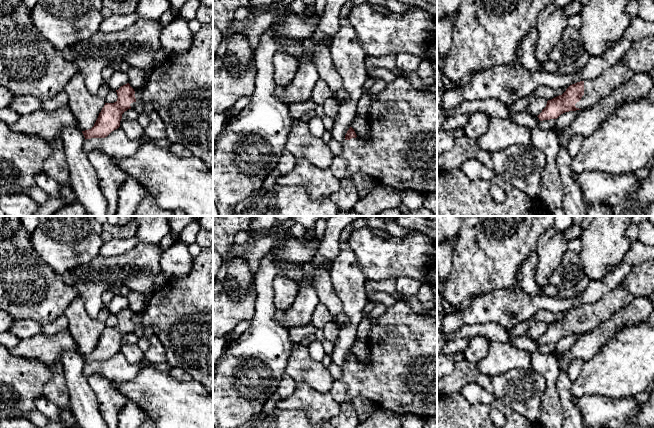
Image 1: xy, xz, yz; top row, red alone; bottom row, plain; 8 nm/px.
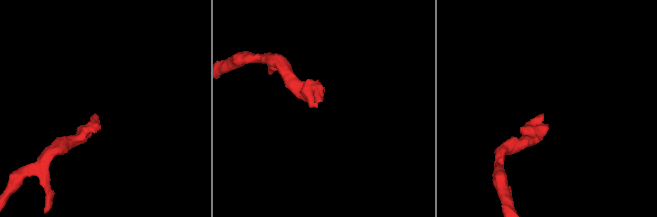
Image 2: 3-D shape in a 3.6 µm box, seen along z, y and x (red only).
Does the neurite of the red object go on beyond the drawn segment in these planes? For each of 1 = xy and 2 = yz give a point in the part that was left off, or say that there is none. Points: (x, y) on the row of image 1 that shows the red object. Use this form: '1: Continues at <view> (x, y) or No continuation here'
1: Continues at xy (180, 89)
2: Continues at yz (606, 83)

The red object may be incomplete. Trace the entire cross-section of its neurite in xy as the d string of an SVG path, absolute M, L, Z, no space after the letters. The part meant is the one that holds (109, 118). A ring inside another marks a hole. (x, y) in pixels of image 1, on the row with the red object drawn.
M203 24L193 33L192 47L182 53L169 55L147 75L145 86L135 91L129 83L121 86L117 101L105 103L91 129L82 131L85 140L105 138L120 127L122 114L139 103L150 103L162 118L166 137L189 149L207 168L213 170L213 24Z

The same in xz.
M396 77L387 87L371 98L367 114L369 135L366 140L357 137L349 128L340 155L334 156L329 170L340 180L356 173L373 177L380 185L390 186L398 191L415 190L423 194L437 194L437 97L429 91L415 89L405 78Z

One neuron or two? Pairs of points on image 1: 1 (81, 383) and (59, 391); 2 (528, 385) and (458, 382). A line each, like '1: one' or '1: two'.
1: two
2: one

